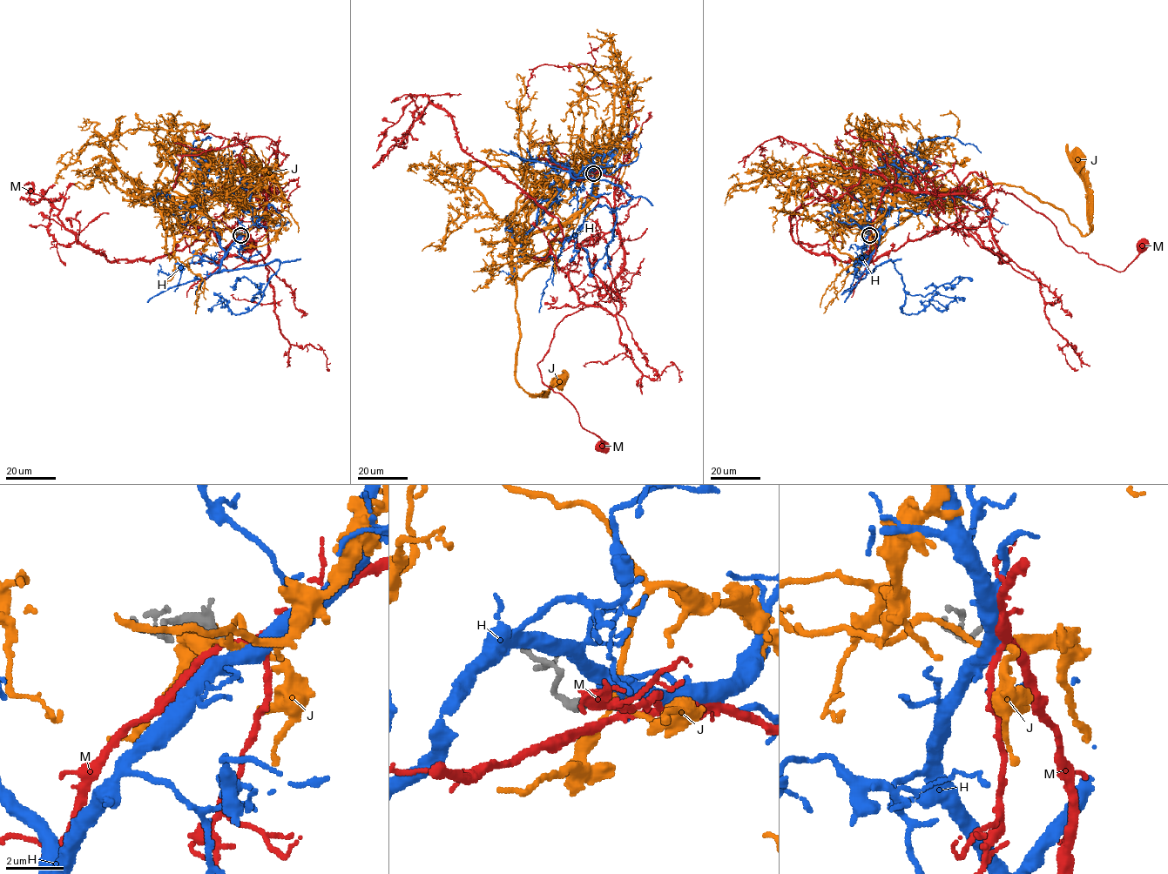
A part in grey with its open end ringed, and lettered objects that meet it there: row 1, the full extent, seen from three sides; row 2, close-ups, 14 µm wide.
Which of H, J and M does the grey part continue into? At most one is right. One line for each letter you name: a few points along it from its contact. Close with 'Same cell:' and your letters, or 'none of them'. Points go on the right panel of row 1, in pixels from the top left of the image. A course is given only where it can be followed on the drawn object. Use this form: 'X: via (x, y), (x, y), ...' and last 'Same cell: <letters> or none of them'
H: via (870, 235), (865, 247), (870, 253), (892, 205), (919, 213), (931, 200), (953, 202), (954, 197), (1008, 224)
Same cell: H

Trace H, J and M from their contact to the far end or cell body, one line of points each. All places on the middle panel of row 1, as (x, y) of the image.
H: (593, 174), (584, 169), (545, 200), (536, 224), (523, 236), (521, 257), (550, 256), (554, 262), (538, 312)
J: (592, 174), (596, 164), (606, 169), (588, 204), (512, 252), (515, 379), (539, 394), (559, 381)
M: (592, 175), (620, 183), (615, 211), (624, 271), (599, 300), (565, 317), (537, 367), (603, 446)

